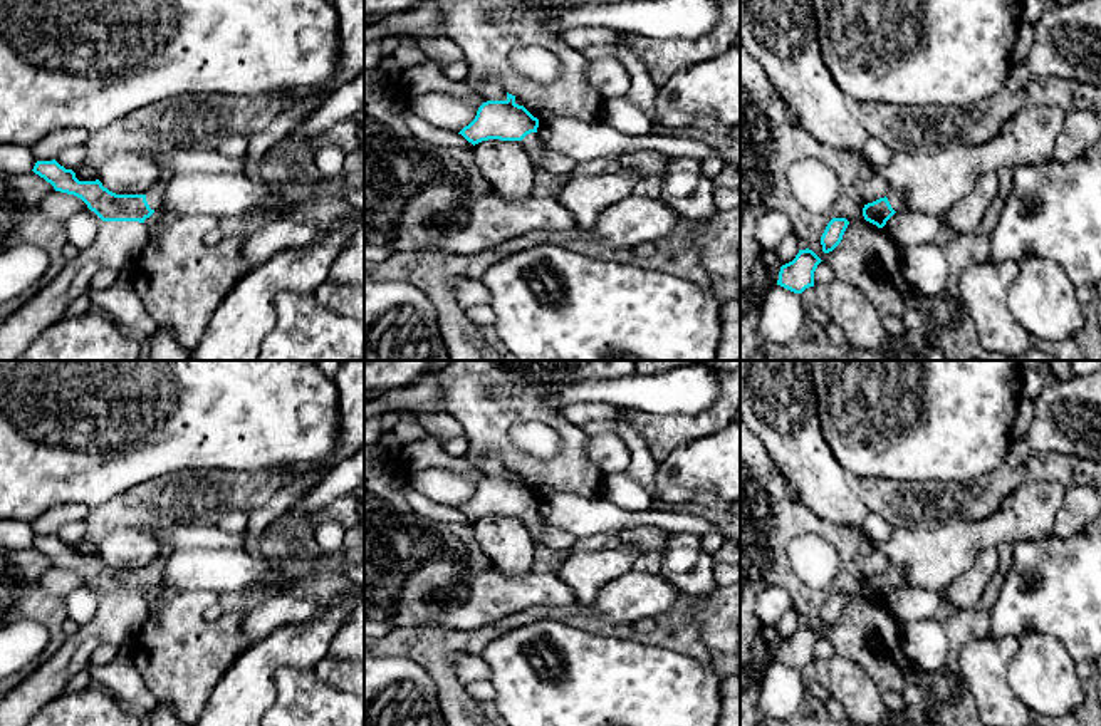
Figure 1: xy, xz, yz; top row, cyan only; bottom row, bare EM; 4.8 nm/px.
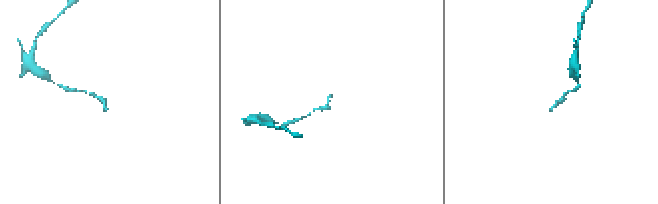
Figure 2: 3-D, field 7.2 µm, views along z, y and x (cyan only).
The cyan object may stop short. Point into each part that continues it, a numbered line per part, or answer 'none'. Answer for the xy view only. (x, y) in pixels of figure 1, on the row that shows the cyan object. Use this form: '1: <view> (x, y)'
1: xy (155, 197)

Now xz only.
1: xz (532, 143)

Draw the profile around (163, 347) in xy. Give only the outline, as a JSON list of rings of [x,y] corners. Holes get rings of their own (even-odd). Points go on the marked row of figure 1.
[[[168,330],[148,339],[151,342],[151,360],[191,360],[190,350],[178,344]]]

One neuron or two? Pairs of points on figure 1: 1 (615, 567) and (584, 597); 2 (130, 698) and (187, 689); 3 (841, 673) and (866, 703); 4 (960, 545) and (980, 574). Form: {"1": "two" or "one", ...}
{"1": "one", "2": "two", "3": "one", "4": "two"}

